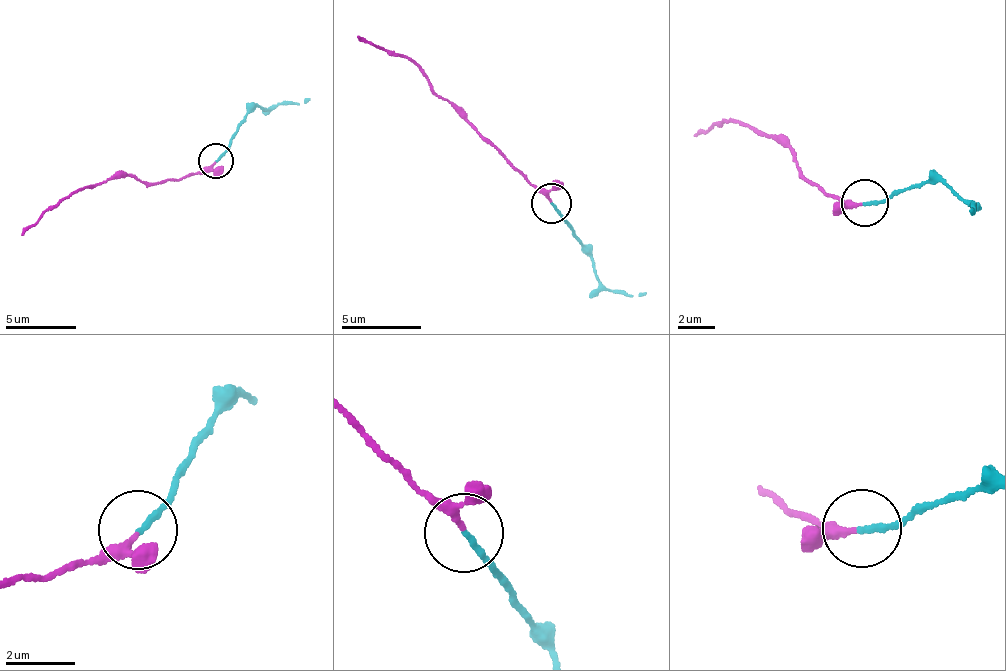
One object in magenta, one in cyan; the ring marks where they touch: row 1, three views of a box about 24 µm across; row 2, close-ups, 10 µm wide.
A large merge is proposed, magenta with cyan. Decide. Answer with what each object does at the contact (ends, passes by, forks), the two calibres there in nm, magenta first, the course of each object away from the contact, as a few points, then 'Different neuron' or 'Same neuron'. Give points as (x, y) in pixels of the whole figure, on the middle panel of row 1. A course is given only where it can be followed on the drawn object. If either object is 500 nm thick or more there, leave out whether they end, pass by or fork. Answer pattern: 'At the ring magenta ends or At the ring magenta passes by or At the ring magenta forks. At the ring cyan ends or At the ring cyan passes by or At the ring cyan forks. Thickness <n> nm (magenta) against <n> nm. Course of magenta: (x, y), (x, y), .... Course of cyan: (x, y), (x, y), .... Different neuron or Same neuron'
At the ring magenta passes by. At the ring cyan ends. Thickness 150 nm (magenta) against 170 nm. Course of magenta: (550, 200), (486, 144), (414, 63), (356, 35). Course of cyan: (550, 204), (587, 251), (591, 266), (614, 292), (633, 297), (646, 291). Same neuron

